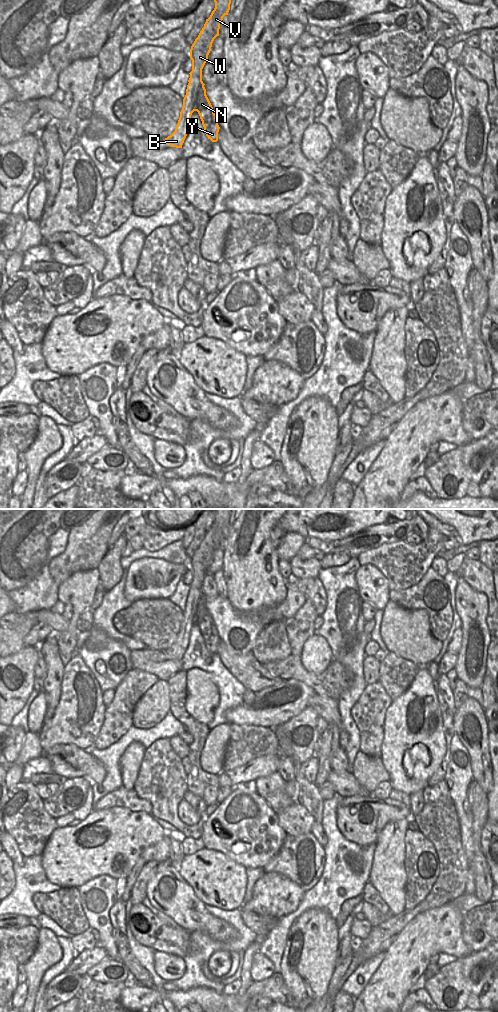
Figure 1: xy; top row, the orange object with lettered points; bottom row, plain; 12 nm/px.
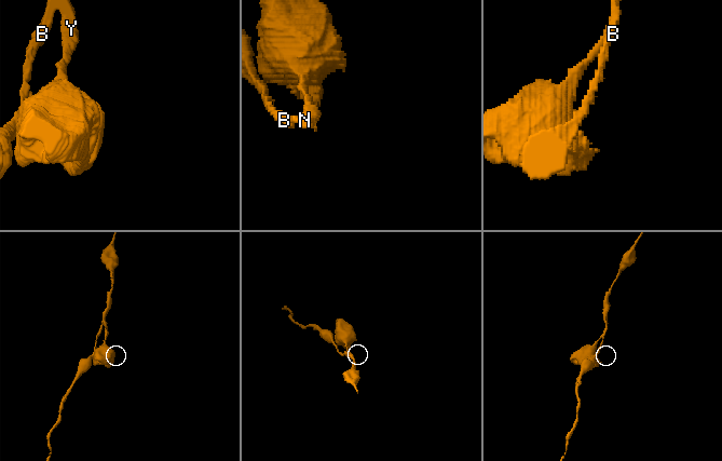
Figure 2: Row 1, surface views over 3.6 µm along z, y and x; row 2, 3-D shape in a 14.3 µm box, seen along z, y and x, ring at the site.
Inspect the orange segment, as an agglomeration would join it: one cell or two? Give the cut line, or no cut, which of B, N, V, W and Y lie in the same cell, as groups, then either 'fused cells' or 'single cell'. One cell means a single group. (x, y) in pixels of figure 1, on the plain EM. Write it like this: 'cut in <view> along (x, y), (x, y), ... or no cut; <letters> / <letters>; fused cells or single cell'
cut in xy along (189, 594), (198, 600), (196, 622); B / N V W Y; fused cells

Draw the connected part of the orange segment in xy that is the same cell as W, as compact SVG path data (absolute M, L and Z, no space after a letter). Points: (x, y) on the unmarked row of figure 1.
M209 509L215 514L215 520L210 529L206 531L204 539L190 561L192 572L192 583L188 592L193 598L198 599L196 609L196 623L198 624L204 643L212 654L218 653L219 637L214 621L206 607L206 601L202 593L202 581L208 574L208 567L211 563L214 551L219 548L220 536L225 527L228 527L231 516L231 509Z

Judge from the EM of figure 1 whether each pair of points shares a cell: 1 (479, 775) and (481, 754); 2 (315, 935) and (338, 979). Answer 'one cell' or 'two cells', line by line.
1: one cell
2: two cells

